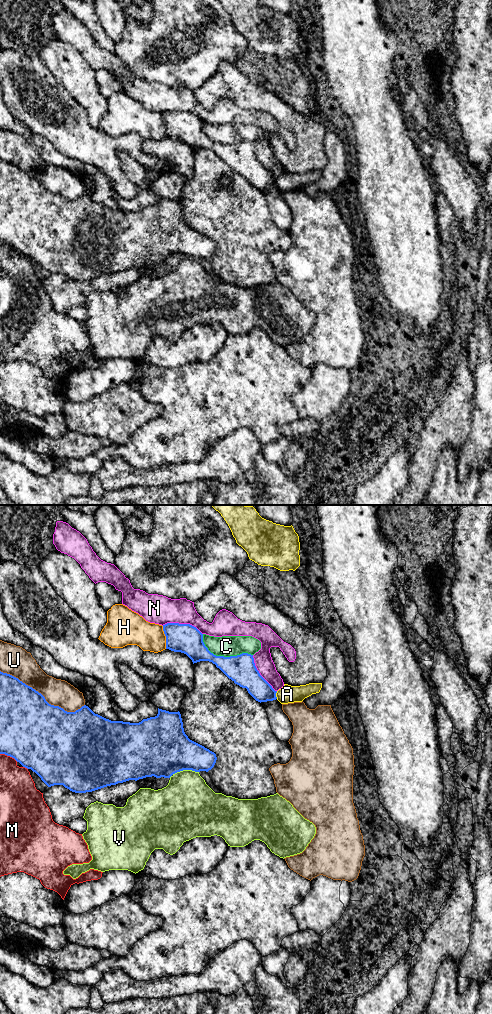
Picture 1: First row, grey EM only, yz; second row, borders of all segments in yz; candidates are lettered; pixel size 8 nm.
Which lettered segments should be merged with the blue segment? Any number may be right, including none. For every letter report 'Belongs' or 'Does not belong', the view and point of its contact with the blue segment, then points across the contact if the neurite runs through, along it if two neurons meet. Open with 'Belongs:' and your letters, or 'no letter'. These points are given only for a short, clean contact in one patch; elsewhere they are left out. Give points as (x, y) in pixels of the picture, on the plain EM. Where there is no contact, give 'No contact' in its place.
Belongs: no letter
A: Does not belong. Touches blue at yz (275, 183). Boundary: yz (277, 179), (276, 186)
C: Does not belong. Touches blue at yz (223, 144)
H: Does not belong. Touches blue at yz (166, 125)
M: Does not belong. Touches blue at yz (9, 243)
N: Does not belong. Touches blue at yz (182, 112)
U: Does not belong. Touches blue at yz (43, 184)
V: Does not belong. Touches blue at yz (183, 257). Boundary: yz (198, 259), (180, 258), (169, 265)

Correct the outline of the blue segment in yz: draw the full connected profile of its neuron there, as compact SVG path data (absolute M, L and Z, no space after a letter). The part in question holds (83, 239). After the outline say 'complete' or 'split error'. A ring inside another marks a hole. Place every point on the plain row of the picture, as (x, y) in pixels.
M0 159L0 242L14 246L23 255L31 257L48 274L63 273L75 281L92 280L107 274L146 265L170 266L173 262L192 258L211 258L216 242L190 228L184 220L180 200L158 196L155 205L139 211L111 209L95 202L84 193L75 200L67 200L49 192L45 185L18 166Z | complete

